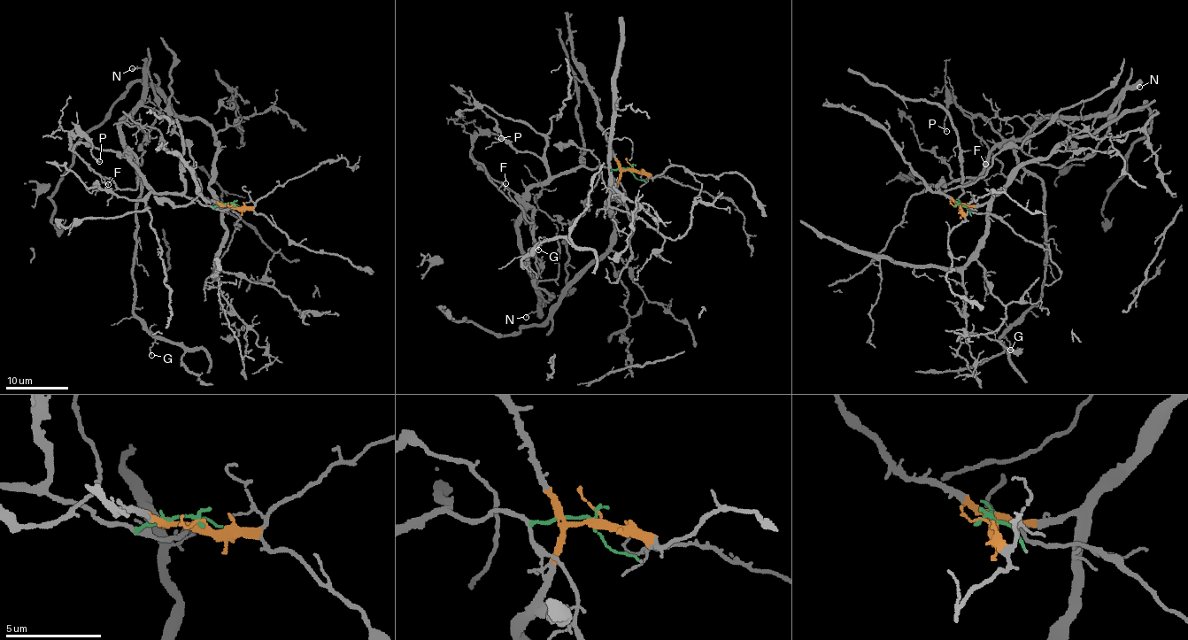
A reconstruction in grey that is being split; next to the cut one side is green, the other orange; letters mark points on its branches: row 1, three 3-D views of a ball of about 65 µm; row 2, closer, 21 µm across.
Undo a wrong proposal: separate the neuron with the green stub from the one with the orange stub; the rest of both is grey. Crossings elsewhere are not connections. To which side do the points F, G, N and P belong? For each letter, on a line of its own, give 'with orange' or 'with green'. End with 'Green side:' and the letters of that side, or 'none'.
F: with green
G: with green
N: with green
P: with green
Green side: F, G, N, P

